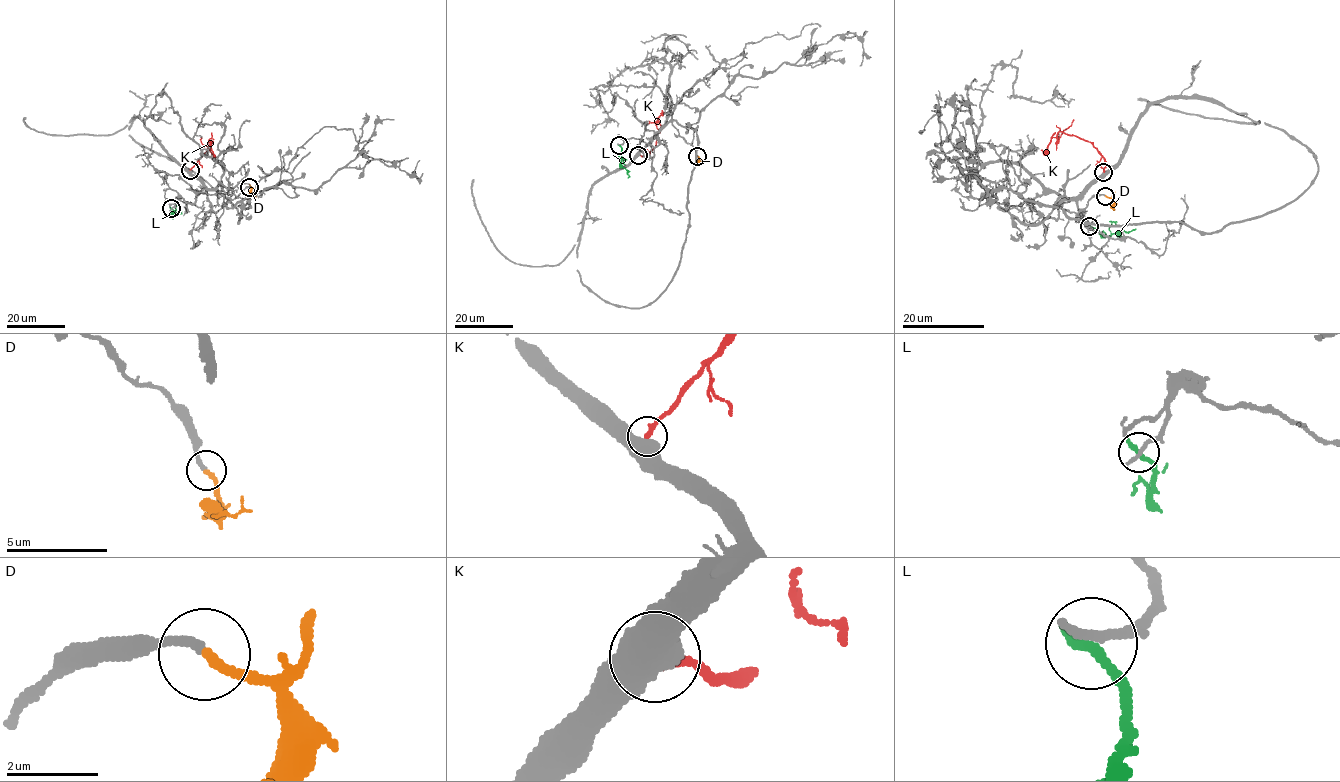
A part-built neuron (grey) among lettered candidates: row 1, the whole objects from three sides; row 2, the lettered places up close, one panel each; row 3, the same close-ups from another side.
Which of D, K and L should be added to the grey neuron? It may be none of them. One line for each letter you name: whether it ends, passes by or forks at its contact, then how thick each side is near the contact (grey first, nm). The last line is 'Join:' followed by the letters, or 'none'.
D: it ends there; 200 nm thick on the grey side, 240 nm on the other
Join: D

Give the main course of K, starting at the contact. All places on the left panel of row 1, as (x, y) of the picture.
K: (190, 170), (212, 141), (208, 145), (211, 133)

